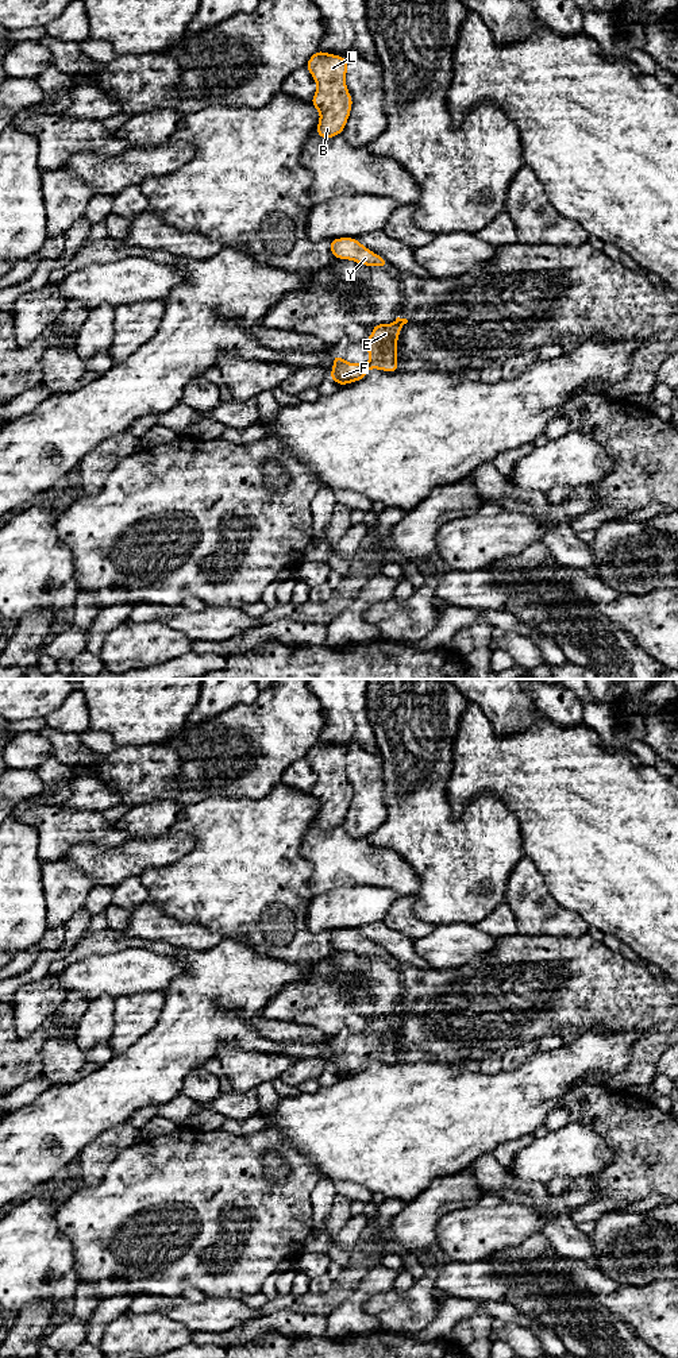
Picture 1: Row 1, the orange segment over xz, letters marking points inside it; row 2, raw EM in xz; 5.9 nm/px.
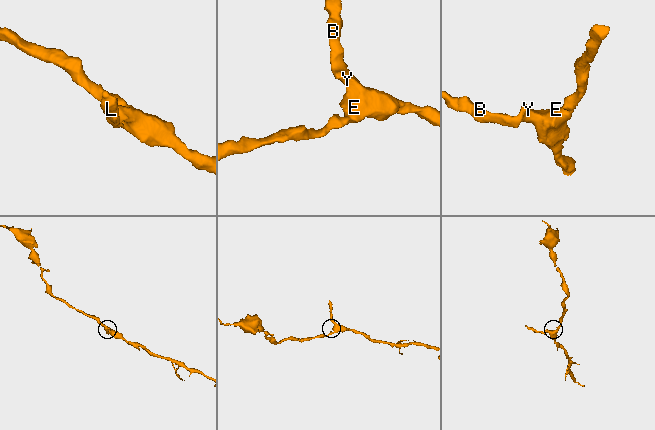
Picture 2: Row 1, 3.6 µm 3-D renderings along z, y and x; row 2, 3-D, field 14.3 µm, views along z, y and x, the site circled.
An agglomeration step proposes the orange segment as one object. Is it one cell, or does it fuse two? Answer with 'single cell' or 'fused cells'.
single cell

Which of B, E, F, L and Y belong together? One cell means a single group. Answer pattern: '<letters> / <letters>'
B E F L Y

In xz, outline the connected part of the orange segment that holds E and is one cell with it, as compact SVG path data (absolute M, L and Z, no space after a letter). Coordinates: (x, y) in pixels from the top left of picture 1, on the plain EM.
M397 1008L393 1015L373 1016L371 1029L362 1033L369 1039L366 1043L371 1050L366 1056L348 1054L340 1046L332 1046L334 1060L328 1068L339 1077L344 1077L348 1073L353 1075L363 1070L369 1060L397 1064L397 1030L401 1018L407 1014L407 1010Z

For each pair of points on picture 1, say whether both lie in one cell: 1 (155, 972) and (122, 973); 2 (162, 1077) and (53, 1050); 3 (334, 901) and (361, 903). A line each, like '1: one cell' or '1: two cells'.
1: one cell
2: two cells
3: one cell

